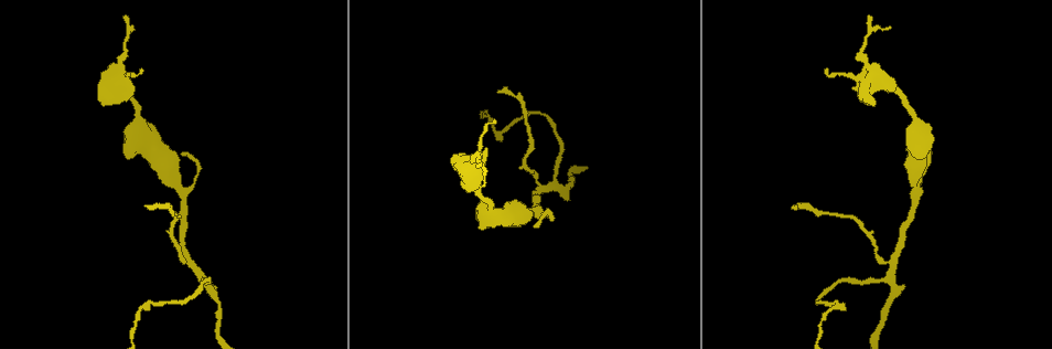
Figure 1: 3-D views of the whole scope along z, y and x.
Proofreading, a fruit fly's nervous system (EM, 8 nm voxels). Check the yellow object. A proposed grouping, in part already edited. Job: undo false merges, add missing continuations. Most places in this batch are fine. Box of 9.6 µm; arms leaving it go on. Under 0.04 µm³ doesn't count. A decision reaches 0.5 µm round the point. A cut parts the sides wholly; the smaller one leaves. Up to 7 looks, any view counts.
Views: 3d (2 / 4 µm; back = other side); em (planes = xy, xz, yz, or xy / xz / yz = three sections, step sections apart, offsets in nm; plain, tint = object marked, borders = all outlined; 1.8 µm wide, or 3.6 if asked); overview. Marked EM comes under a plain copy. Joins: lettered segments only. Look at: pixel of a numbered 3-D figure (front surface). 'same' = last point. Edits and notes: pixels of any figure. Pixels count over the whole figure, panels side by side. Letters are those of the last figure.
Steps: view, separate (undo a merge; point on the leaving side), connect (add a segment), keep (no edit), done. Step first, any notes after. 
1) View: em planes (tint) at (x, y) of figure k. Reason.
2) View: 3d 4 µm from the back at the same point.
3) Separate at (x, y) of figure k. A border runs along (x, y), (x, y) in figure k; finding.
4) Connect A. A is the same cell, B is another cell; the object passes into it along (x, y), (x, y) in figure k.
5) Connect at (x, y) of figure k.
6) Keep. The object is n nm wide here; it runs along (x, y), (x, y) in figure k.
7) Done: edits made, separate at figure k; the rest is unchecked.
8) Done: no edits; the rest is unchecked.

View: em planes (borders) at (145, 207) of figure 1. Tapers out.

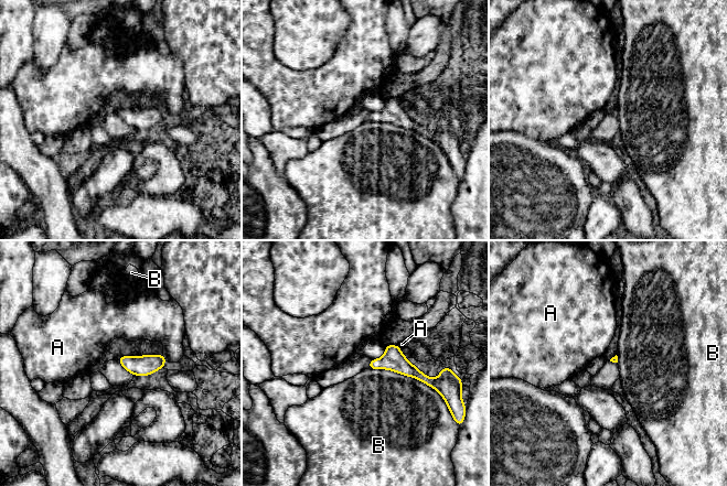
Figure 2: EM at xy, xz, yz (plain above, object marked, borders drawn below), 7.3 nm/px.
Keep. A and B are other cells; a border runs along (369, 368), (415, 377), (437, 391) in figure 2; no lettered segment goes on from it.

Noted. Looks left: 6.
View: em planes (borders) at (853, 89) of figure 1. An open end.

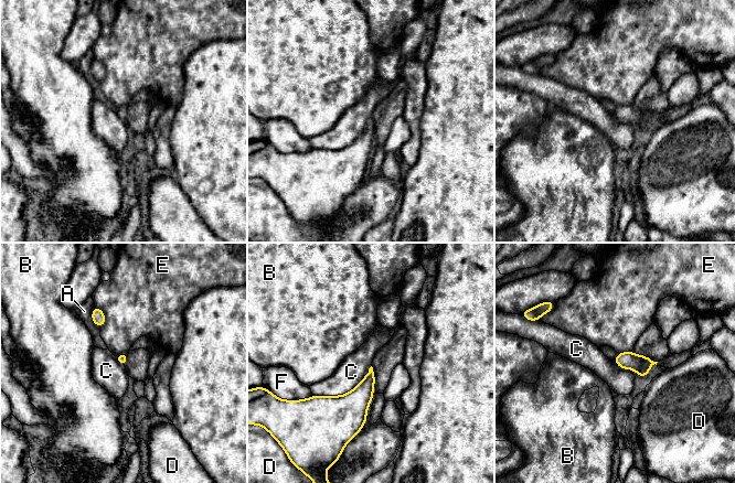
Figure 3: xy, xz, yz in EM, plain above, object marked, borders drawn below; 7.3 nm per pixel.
Keep. A, B, C, D, E and F are other cells; a border runs along (371, 365), (347, 393), (313, 396) in figure 3; no lettered segment goes on from it.

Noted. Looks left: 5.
View: em planes (borders) at (182, 154) of figure 1. Tapers out.

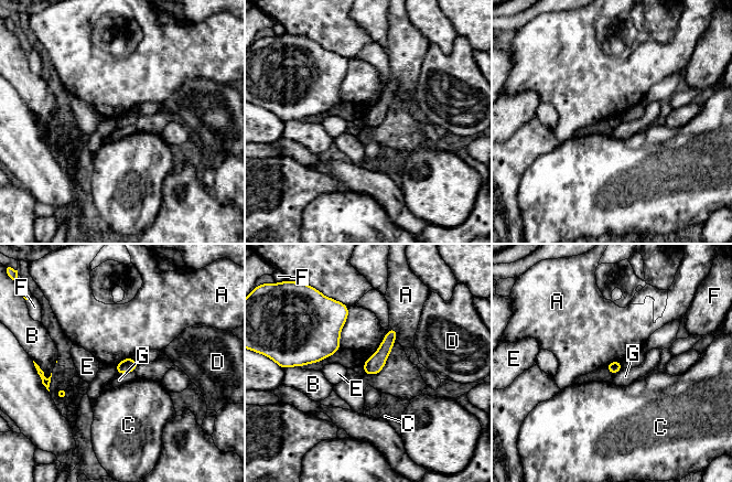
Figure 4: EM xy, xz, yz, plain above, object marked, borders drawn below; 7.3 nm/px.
Keep. A, B, C, D, E, F and G are other cells; a border runs along (133, 371), (117, 374) in figure 4; none of them fits.

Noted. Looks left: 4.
Done: no edits; the rest is unchecked.

